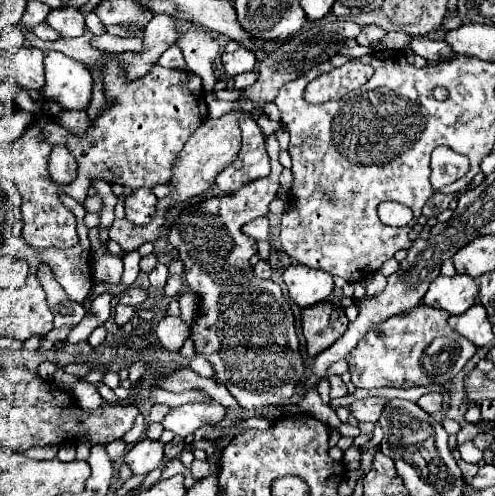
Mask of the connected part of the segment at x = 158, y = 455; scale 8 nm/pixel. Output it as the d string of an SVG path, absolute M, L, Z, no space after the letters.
M149 438L139 440L131 446L131 450L125 454L125 464L133 470L133 474L149 474L157 466L161 466L163 460L163 442L153 442Z

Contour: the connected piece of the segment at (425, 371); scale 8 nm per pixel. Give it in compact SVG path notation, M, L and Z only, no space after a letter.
M419 304L407 314L397 314L395 318L371 326L371 330L359 340L357 348L345 358L353 384L357 388L373 390L385 386L413 388L451 382L473 358L477 346L461 334L455 334L447 324L447 318L447 312Z

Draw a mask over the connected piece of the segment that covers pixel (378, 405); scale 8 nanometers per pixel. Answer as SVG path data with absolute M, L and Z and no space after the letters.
M363 398L357 400L349 410L357 418L357 422L377 422L385 406L387 406L385 398Z

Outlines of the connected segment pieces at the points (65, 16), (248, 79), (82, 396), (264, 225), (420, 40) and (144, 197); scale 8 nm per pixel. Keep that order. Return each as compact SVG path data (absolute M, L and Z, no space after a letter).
M51 10L45 22L65 38L83 36L87 30L85 18L79 10Z
M251 70L251 72L247 72L247 74L239 74L239 76L235 76L235 78L233 78L233 80L235 80L235 88L245 90L247 86L255 84L257 76L259 76L259 72L257 72L257 70Z
M77 380L77 382L73 384L71 392L73 392L75 400L79 402L79 406L87 406L87 408L91 408L91 410L93 410L95 406L105 404L105 400L99 396L97 388L95 388L93 384L85 382L85 380Z
M257 218L257 220L251 220L243 226L243 232L247 236L253 236L257 240L267 240L269 238L269 222L267 218Z
M411 36L409 44L407 44L415 54L427 58L427 60L439 60L447 54L451 54L453 50L445 44L445 42L439 42L439 40L429 40L429 38L423 38L423 36Z
M137 188L133 190L127 200L125 200L125 212L131 222L137 226L145 226L151 220L151 214L155 212L155 194L147 188Z

